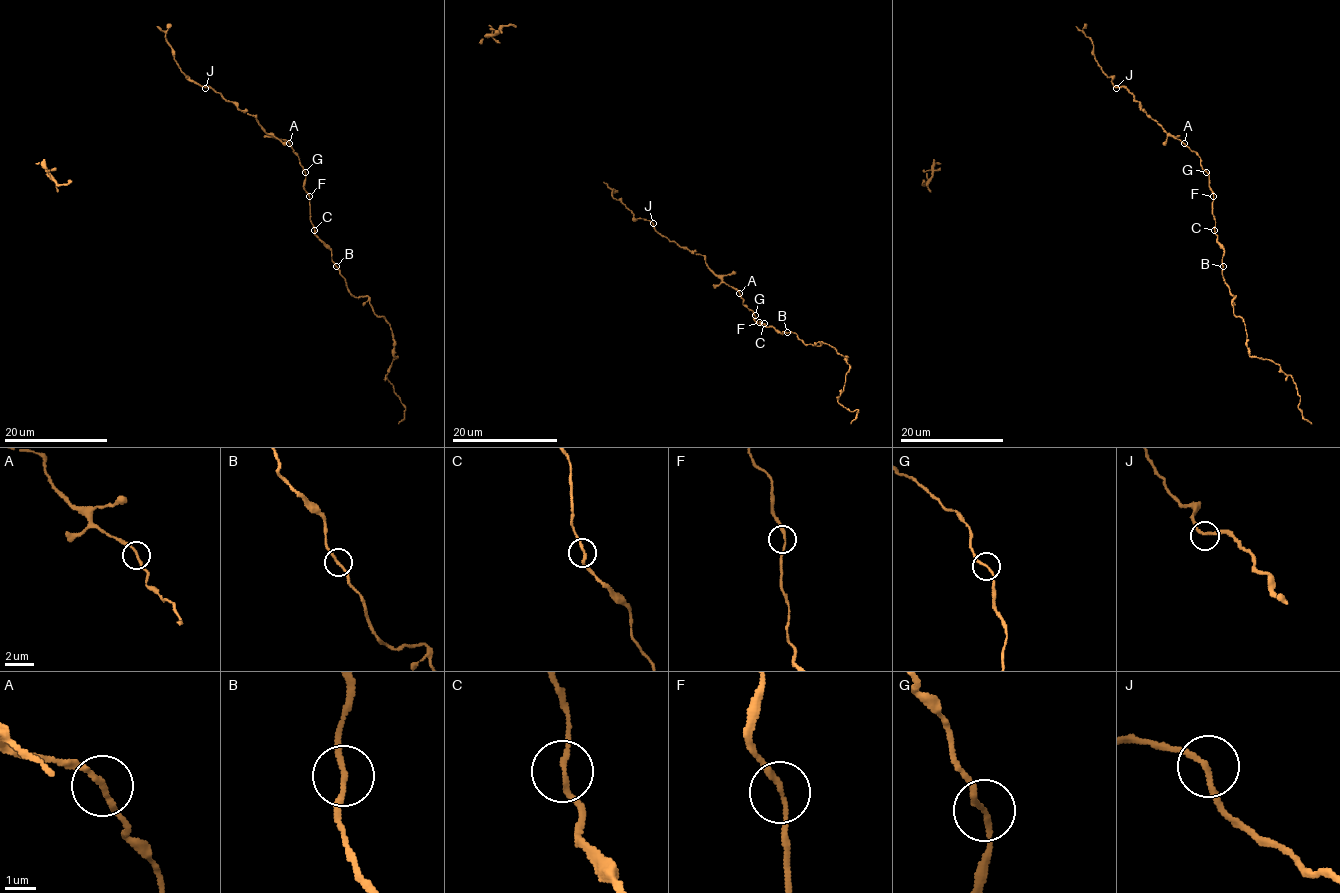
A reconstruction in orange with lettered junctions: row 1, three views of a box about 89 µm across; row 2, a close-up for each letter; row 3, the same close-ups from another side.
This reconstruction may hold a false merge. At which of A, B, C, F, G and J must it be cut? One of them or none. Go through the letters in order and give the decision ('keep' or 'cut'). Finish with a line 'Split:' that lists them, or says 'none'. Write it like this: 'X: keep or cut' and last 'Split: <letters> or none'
A: keep
B: cut
C: keep
F: keep
G: keep
J: keep
Split: B

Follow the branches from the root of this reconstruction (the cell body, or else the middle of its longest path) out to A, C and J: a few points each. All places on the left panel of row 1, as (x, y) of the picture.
A: (263, 128), (289, 143)
C: (263, 128), (276, 138), (284, 139), (298, 157), (306, 175), (303, 190), (310, 197), (310, 219), (314, 230)
J: (263, 128), (253, 115), (243, 112), (211, 88), (205, 88)

